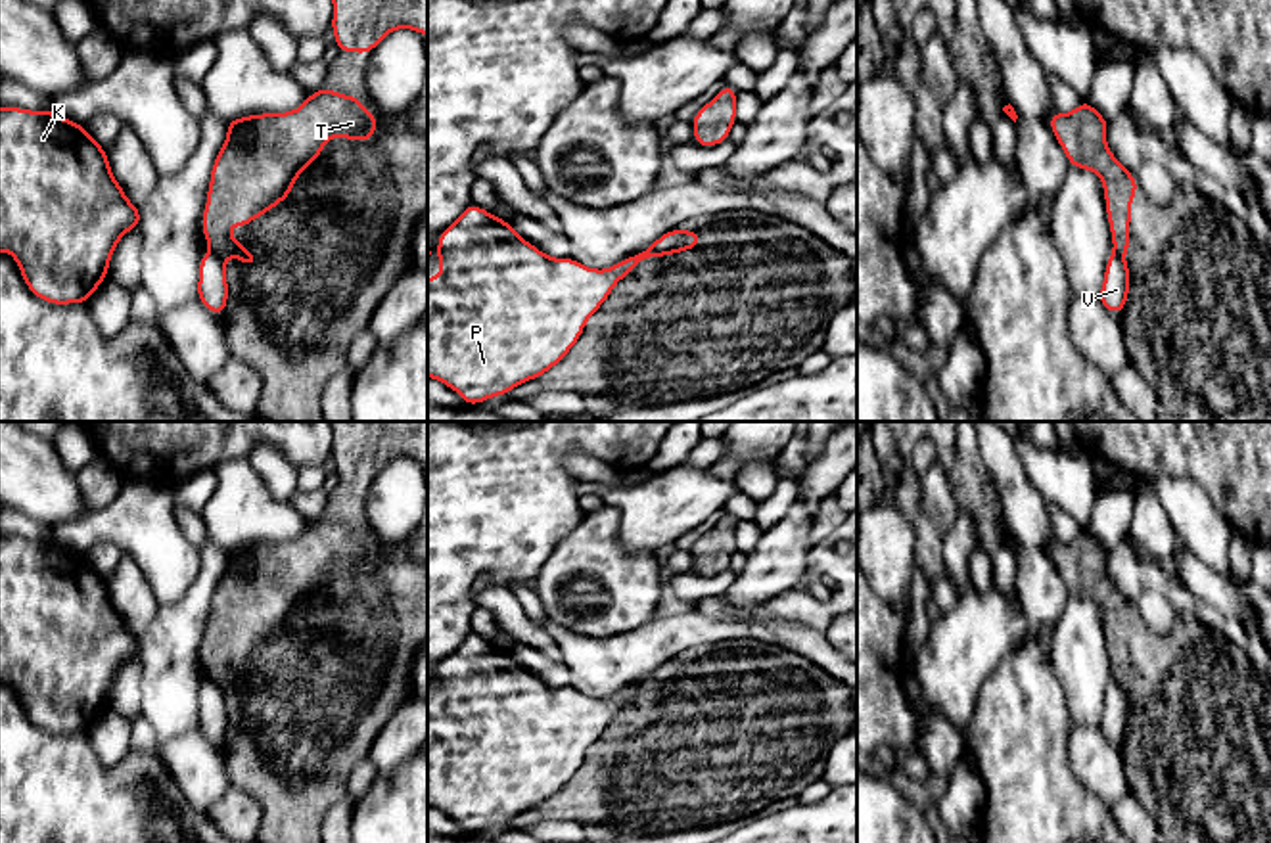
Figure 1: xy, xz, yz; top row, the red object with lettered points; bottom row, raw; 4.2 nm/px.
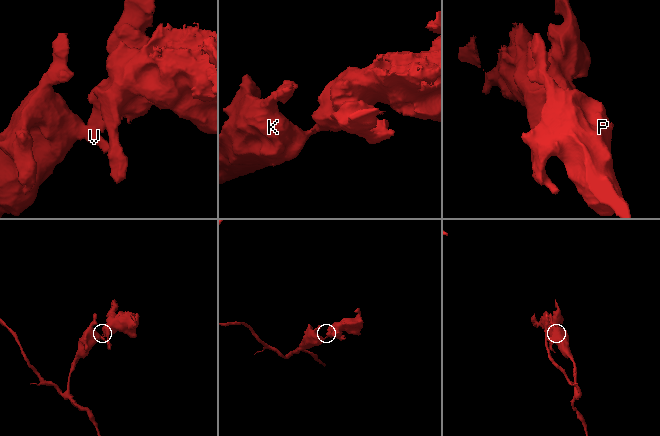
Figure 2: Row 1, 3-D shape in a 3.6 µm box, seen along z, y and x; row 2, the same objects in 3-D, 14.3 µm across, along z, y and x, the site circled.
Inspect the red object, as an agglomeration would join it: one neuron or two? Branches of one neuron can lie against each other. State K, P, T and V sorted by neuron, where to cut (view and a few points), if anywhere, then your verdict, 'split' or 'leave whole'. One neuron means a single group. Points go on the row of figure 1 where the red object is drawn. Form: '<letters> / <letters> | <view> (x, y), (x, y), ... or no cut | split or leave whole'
K P V / T | xy (211, 250), (223, 257) | split

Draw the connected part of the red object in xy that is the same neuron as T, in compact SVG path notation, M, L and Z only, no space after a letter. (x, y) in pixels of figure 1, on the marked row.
M320 88L307 96L307 102L288 113L261 113L242 119L228 119L226 142L220 148L207 188L207 203L201 218L201 232L211 251L230 257L236 255L247 268L259 262L259 257L230 236L228 226L247 226L268 213L291 194L297 176L312 165L328 146L328 136L370 142L381 126L376 113L362 107L360 96L341 96L332 88Z

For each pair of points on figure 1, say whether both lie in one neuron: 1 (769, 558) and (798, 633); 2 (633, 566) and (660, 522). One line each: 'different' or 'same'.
1: different
2: different

